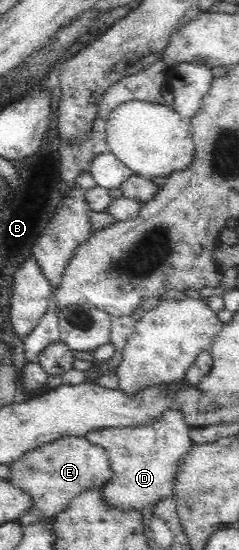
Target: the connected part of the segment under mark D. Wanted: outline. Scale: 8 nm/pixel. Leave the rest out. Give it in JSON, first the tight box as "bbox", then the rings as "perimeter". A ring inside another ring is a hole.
{"bbox":[85,408,193,511],"perimeter":[[[170,408],[145,424],[136,426],[110,426],[108,429],[96,429],[87,433],[85,437],[92,445],[103,446],[109,455],[109,465],[114,470],[114,479],[102,486],[102,494],[107,503],[119,509],[142,511],[154,501],[170,498],[174,493],[175,477],[183,457],[189,455],[193,441],[189,436],[191,427],[184,419],[182,409]]]}

